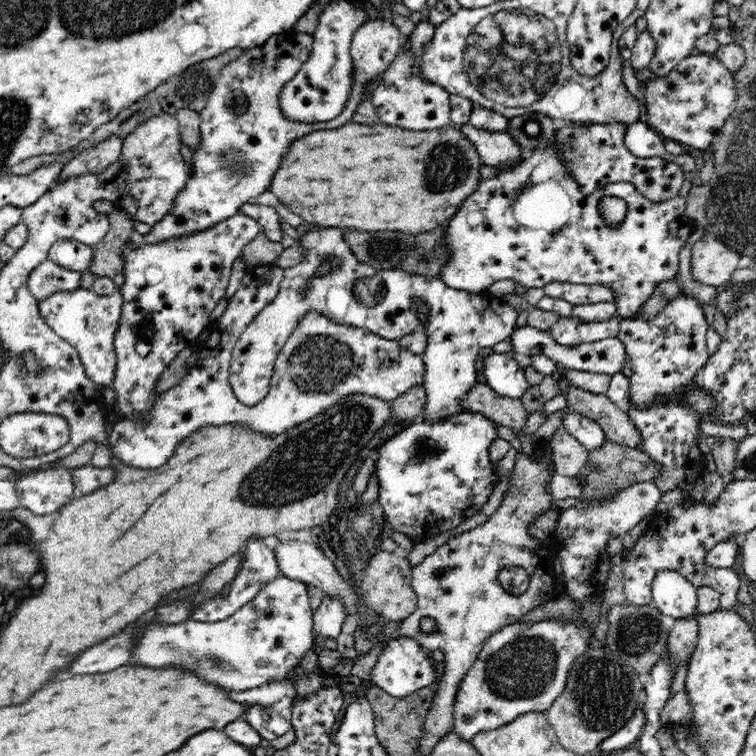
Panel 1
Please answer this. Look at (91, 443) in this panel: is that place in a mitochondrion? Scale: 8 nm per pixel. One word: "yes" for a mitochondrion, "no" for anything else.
no

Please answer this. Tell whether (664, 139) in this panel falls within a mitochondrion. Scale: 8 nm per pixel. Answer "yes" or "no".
no

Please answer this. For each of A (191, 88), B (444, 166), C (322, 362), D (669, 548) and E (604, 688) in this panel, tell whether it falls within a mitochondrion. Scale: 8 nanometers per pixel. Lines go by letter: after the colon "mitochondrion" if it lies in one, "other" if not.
A: mitochondrion
B: mitochondrion
C: mitochondrion
D: other
E: mitochondrion

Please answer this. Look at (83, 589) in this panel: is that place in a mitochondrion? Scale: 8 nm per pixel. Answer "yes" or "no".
no

